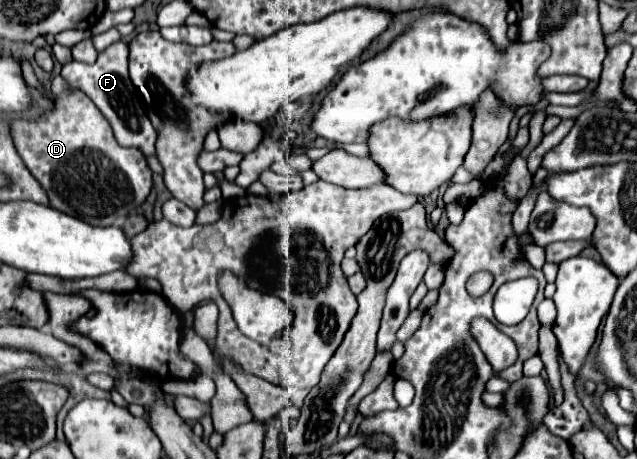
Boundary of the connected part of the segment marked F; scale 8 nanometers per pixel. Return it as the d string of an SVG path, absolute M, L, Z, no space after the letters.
M116 41L110 47L106 47L102 53L98 53L96 63L80 63L80 61L70 61L62 67L62 79L76 91L86 93L94 105L100 109L100 113L108 119L114 137L120 145L124 147L136 147L144 155L156 157L156 131L140 103L140 95L136 87L132 85L128 77L128 45L124 41Z

